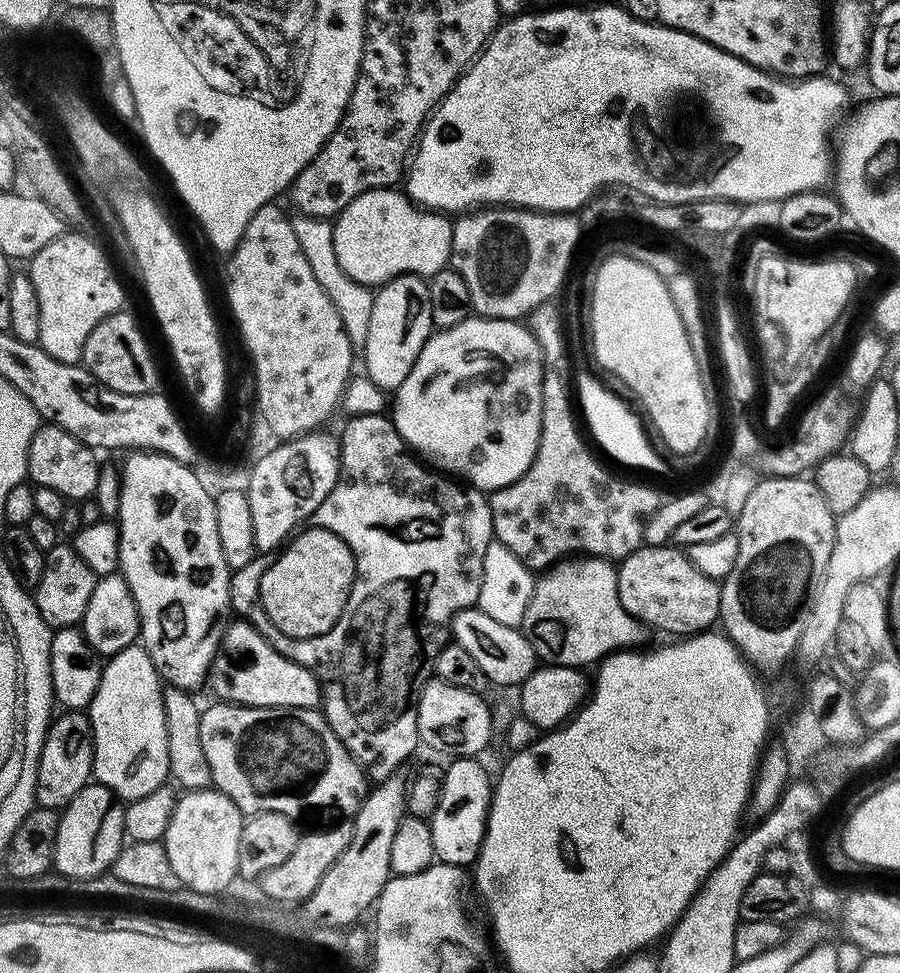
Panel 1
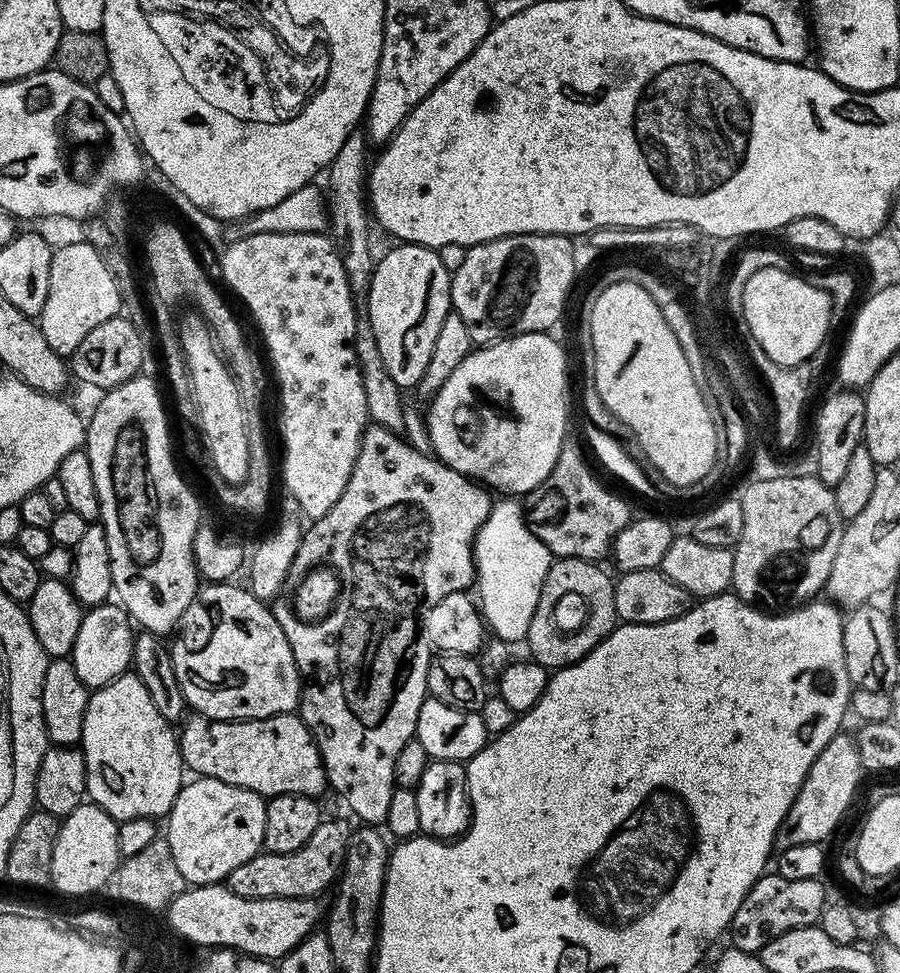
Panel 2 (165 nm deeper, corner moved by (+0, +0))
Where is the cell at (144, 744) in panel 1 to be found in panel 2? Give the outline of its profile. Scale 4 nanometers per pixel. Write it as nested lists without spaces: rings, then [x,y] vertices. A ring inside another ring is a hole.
[[[134,674],[114,678],[106,686],[95,689],[88,697],[86,718],[82,726],[80,744],[86,762],[86,793],[91,803],[97,804],[117,822],[130,818],[156,820],[167,817],[180,789],[186,783],[184,760],[180,756],[180,741],[173,725],[154,706],[150,690]]]

